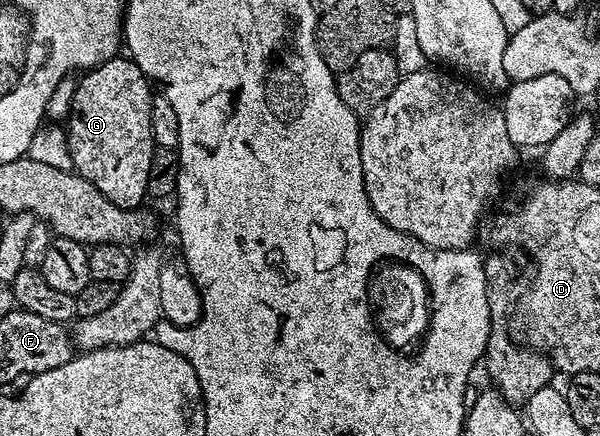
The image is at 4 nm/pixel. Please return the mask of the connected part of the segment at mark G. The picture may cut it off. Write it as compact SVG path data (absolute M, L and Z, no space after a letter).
M127 55L110 57L105 63L88 69L75 85L75 94L71 97L71 114L65 120L71 169L84 177L105 199L112 201L122 209L138 209L147 197L149 183L149 163L156 151L155 136L151 130L152 82L137 67L137 63Z

